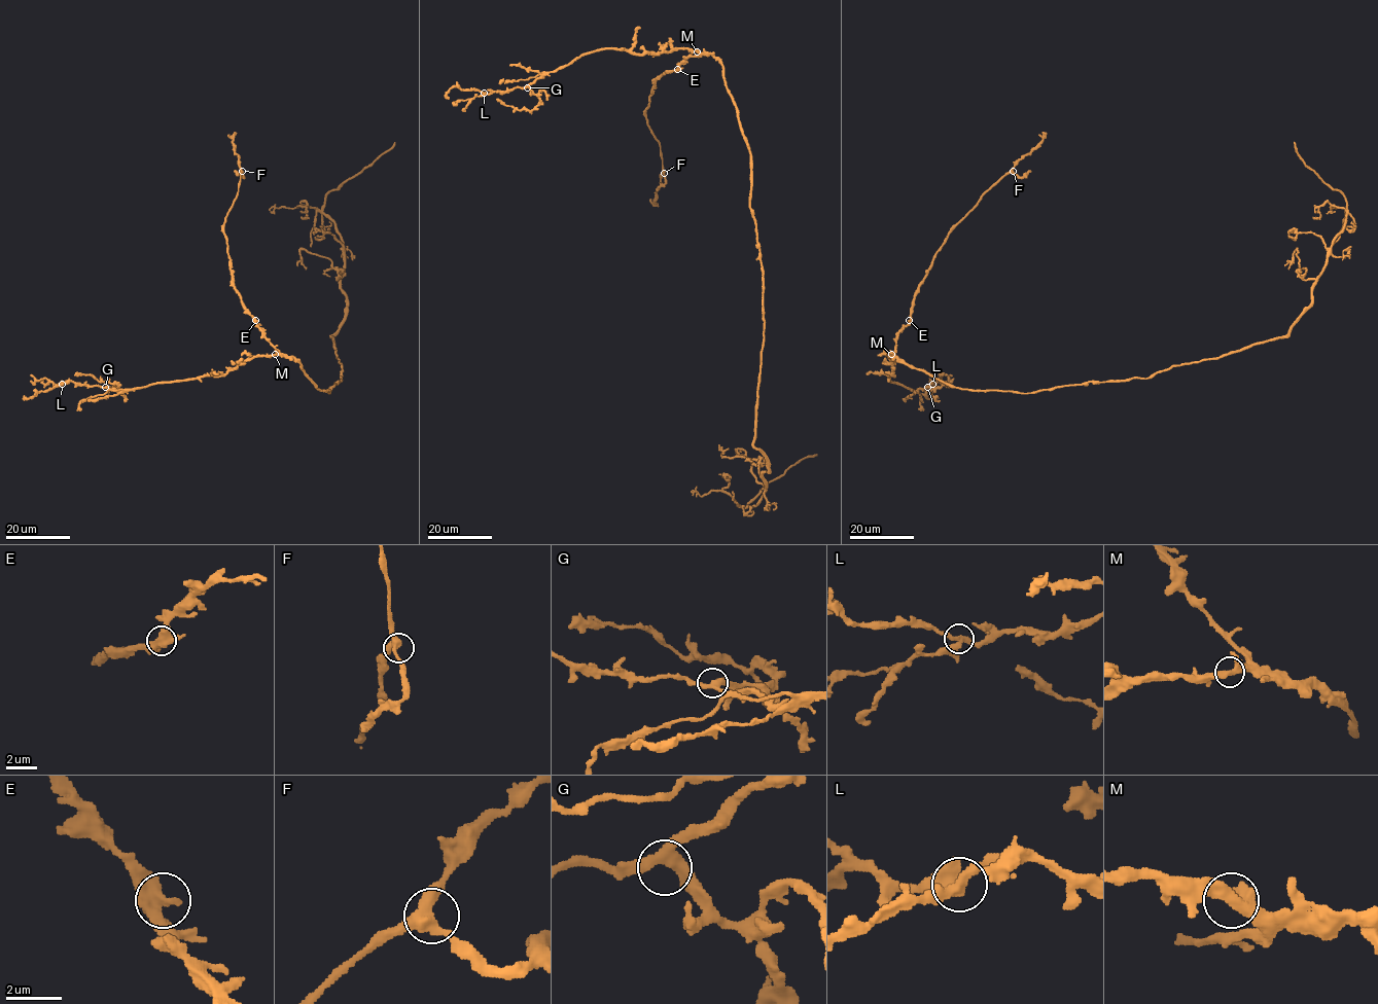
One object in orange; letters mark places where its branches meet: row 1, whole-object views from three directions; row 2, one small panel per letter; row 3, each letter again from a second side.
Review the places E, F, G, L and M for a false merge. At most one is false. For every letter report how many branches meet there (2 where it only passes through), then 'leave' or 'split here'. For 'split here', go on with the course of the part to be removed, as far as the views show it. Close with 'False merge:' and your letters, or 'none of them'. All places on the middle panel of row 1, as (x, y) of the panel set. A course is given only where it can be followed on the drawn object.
E: 3 branches meet; leave
F: 3 branches meet; leave
G: 3 branches meet; leave
L: 3 branches meet; leave
M: 3 branches meet; leave
False merge: none of them

